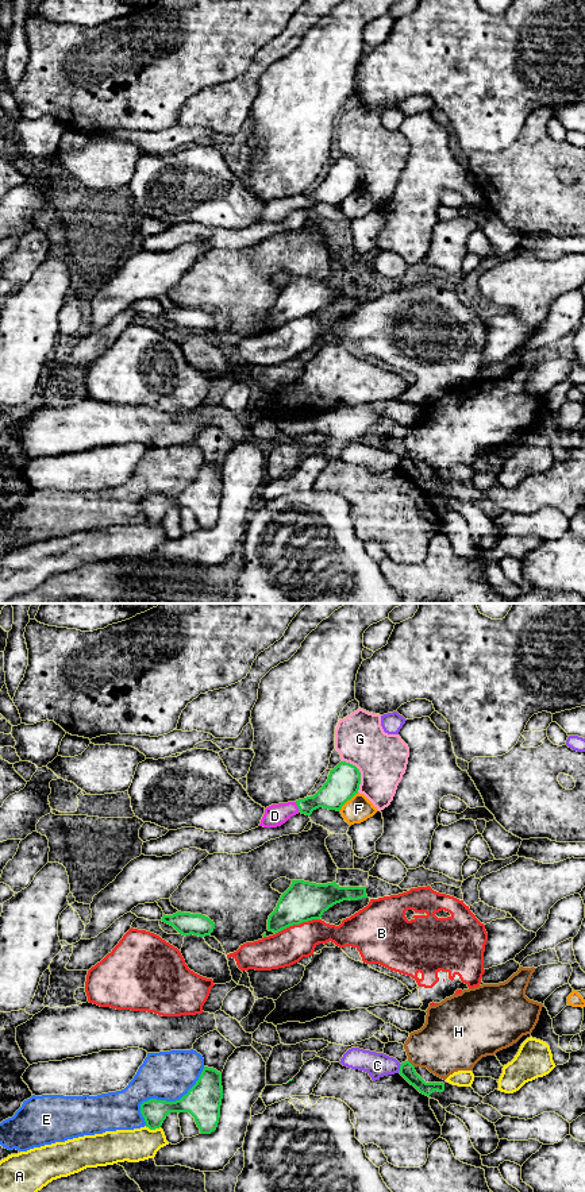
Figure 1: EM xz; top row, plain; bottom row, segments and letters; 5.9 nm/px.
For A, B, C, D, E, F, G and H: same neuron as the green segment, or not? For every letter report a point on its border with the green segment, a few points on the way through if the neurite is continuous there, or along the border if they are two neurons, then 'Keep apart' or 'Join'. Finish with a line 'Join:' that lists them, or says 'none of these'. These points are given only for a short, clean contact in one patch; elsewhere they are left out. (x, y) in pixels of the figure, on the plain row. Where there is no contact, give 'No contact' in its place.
A: Touches green at xz (153, 524). Keep apart
B: Touches green at xz (297, 319). Keep apart
C: Touches green at xz (400, 463). Keep apart
D: Touches green at xz (297, 201). Path across: xz (335, 186), (330, 192), (297, 201), (274, 211). Join
E: Touches green at xz (165, 496). Keep apart
F: Touches green at xz (347, 195). Keep apart
G: Touches green at xz (360, 168). Keep apart
H: Touches green at xz (411, 459). Keep apart
Join: D

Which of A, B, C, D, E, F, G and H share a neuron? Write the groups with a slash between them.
A / B / C / D / E / F / G / H

